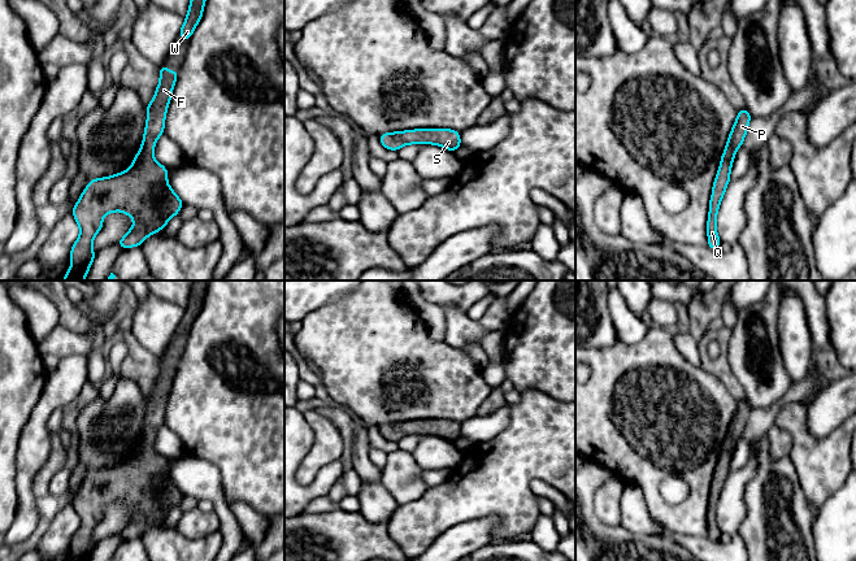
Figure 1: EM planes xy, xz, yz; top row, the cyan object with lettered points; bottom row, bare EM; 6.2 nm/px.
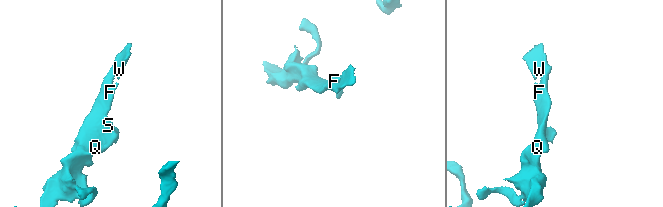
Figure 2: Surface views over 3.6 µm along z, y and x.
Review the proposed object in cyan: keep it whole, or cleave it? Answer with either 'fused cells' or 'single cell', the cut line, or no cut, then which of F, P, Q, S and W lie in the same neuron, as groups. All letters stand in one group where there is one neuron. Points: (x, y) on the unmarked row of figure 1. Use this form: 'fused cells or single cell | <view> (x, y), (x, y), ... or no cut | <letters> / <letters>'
single cell | no cut | F P Q S W

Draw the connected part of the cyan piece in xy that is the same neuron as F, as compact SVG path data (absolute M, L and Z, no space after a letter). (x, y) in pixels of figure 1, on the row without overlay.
M164 356L158 362L160 374L147 396L144 427L132 456L125 464L92 470L71 500L81 525L71 538L71 558L68 561L90 561L97 545L92 543L92 532L103 518L103 509L110 503L125 503L134 510L134 517L116 535L126 540L139 538L145 529L164 519L183 496L183 491L168 475L168 460L153 448L179 366L179 362Z

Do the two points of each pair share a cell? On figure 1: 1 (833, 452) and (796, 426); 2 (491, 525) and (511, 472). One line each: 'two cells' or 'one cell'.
1: one cell
2: two cells

